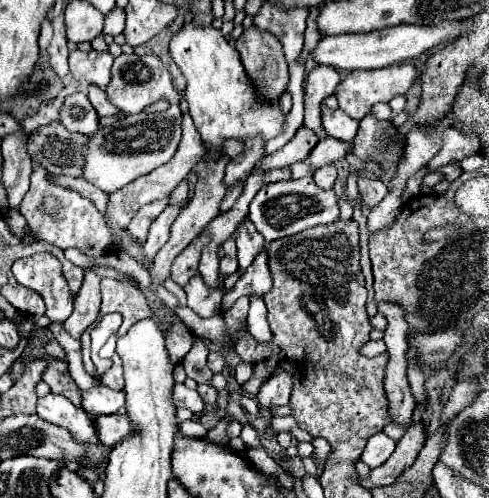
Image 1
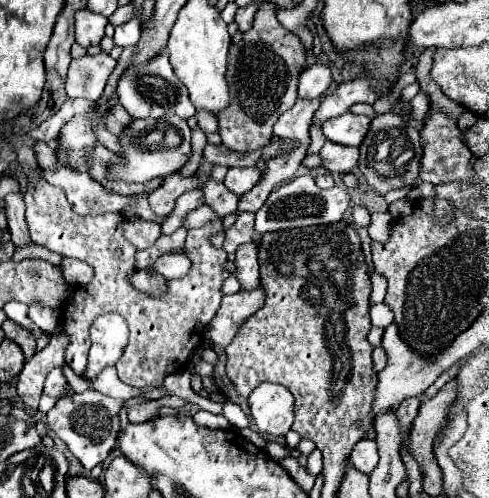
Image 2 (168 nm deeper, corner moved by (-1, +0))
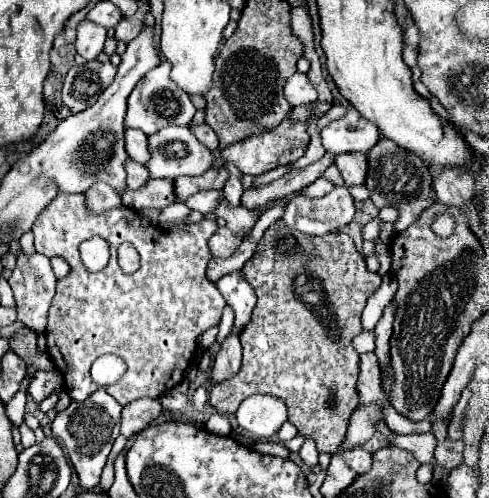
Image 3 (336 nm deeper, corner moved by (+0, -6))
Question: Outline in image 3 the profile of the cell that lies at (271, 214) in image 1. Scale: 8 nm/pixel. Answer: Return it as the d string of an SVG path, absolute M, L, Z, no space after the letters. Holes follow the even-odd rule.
M347 186L333 188L323 198L295 196L285 204L283 220L289 228L297 228L305 234L337 232L353 220L355 204Z

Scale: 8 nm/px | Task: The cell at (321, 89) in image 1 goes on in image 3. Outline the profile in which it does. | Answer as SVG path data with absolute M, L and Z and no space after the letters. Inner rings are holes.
M295 72L287 82L285 82L285 98L291 106L297 106L297 104L311 104L317 100L317 92L313 88L313 84L307 80L305 74L301 72Z

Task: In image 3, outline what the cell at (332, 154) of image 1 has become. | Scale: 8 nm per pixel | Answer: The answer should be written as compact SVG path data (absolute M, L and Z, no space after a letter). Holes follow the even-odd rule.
M351 152L351 154L339 154L335 160L335 166L339 168L343 180L347 186L353 184L365 184L365 168L367 168L367 154L363 152Z

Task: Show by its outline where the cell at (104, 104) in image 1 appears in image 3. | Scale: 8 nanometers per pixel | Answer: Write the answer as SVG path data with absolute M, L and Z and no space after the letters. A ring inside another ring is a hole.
M127 128L125 132L125 148L127 148L127 154L137 160L139 164L147 164L149 162L149 146L147 146L147 136L141 132L141 130L133 130L133 128Z

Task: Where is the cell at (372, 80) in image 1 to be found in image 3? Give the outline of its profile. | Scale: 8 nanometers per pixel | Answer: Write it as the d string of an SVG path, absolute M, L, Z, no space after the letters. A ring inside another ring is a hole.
M315 116L315 118L309 118L309 134L311 134L311 144L309 144L309 148L307 148L307 152L303 154L303 158L299 158L297 160L297 164L289 164L289 168L305 168L305 166L309 166L309 164L313 164L313 162L317 162L323 154L325 154L325 148L323 148L323 144L321 144L321 136L317 134L317 120L319 120L319 116Z

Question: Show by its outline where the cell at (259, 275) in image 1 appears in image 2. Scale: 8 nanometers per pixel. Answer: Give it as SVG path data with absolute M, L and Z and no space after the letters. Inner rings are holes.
M262 286L258 290L240 290L232 296L224 296L218 314L208 326L210 340L226 348L234 338L236 330L240 328L240 324L246 318L250 318L250 314L254 314L258 308L264 306L264 298L266 292L262 290Z

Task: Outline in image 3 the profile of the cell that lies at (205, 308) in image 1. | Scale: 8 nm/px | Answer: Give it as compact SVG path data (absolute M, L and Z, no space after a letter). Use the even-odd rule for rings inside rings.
M59 194L41 212L33 226L37 252L41 252L47 258L61 256L71 266L67 278L57 280L57 292L53 296L47 316L45 338L47 348L55 346L61 352L61 358L65 362L65 366L61 368L65 392L73 402L83 402L97 390L97 384L91 382L89 370L95 358L103 354L117 354L127 364L127 372L123 374L123 378L117 384L107 386L107 394L111 394L121 406L143 396L159 398L165 390L175 388L183 380L183 374L195 356L197 338L207 328L219 324L221 310L225 308L225 300L217 292L217 286L205 276L207 262L211 260L207 238L211 238L215 230L215 220L201 220L185 228L185 232L161 232L157 226L149 228L141 224L141 216L137 216L137 212L129 210L127 206L119 210L113 208L109 212L93 214L85 206L85 194ZM91 236L101 236L111 246L111 260L107 268L101 272L87 272L79 258L79 244ZM123 242L133 242L141 256L141 268L135 274L123 274L123 270L117 264L117 248Z

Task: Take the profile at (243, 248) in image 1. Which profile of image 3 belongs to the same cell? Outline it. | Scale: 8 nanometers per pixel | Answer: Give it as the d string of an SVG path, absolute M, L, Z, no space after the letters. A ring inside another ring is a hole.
M231 272L231 274L223 276L217 282L217 288L219 288L221 296L225 298L227 306L231 306L233 314L235 314L231 334L241 332L247 326L247 322L251 320L251 310L257 300L253 288L245 282L245 278L239 272Z

